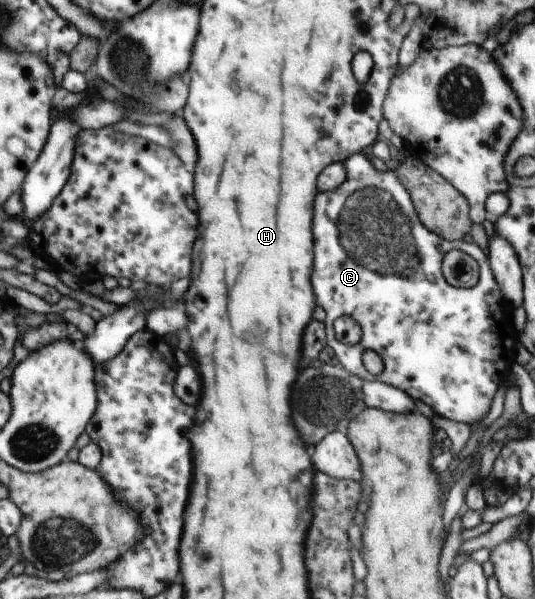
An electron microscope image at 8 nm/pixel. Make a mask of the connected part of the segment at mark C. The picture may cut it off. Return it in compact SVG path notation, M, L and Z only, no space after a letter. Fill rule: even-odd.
M359 153L350 156L344 160L347 171L347 178L343 184L340 184L333 192L325 192L325 194L317 194L317 202L315 202L315 212L313 212L313 238L315 238L315 260L313 260L313 274L311 274L311 284L315 286L315 300L319 306L323 307L327 314L325 318L326 341L327 345L335 351L335 358L339 359L341 366L347 369L351 374L361 377L364 381L381 381L382 383L400 388L407 394L410 394L415 400L421 400L430 406L434 412L443 418L456 420L457 422L466 422L471 425L473 422L481 424L483 418L489 414L491 410L491 402L495 392L499 390L499 386L509 378L512 372L512 365L516 362L516 344L519 343L518 333L513 327L511 314L514 307L511 302L507 302L499 284L496 283L487 251L484 251L477 243L467 243L461 241L448 241L438 237L434 232L427 230L418 217L409 191L402 185L398 179L395 170L387 169L387 171L379 171L369 158L367 153ZM457 249L465 254L472 256L480 266L480 277L478 286L468 289L458 289L451 286L443 276L442 260L445 254L450 250ZM340 316L352 316L362 328L361 342L355 346L343 344L336 337L334 329L334 320ZM365 350L375 350L382 358L384 369L381 374L372 375L369 373L361 355Z

